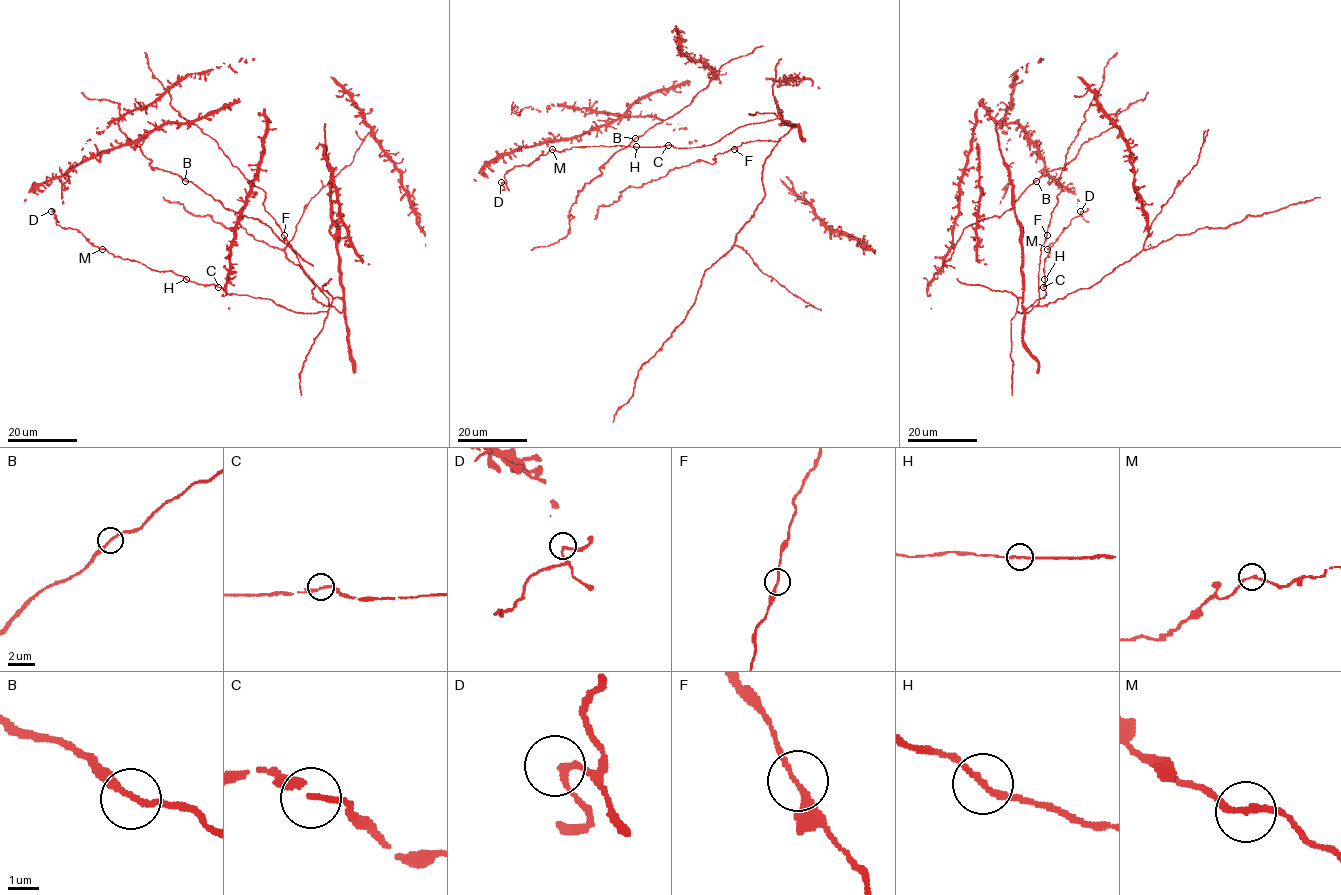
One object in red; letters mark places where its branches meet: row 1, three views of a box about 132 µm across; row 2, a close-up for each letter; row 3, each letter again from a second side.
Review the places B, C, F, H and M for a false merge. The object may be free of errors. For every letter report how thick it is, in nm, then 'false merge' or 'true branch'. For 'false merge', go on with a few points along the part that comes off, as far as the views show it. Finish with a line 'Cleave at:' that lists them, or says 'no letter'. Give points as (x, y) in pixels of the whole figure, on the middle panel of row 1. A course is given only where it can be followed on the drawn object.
B: 170 nm thick; true branch
C: 200 nm thick; true branch
F: 190 nm thick; true branch
H: 170 nm thick; true branch
M: 180 nm thick; true branch
Cleave at: no letter

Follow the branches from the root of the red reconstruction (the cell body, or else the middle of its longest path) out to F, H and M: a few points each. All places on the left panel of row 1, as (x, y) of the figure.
F: (174, 274), (301, 313), (326, 311), (339, 297), (341, 312), (283, 235)
H: (174, 274), (186, 279)
M: (174, 274), (151, 270), (140, 262), (114, 256), (101, 249)

